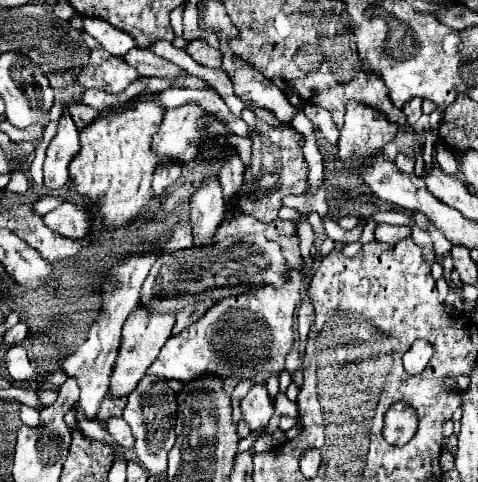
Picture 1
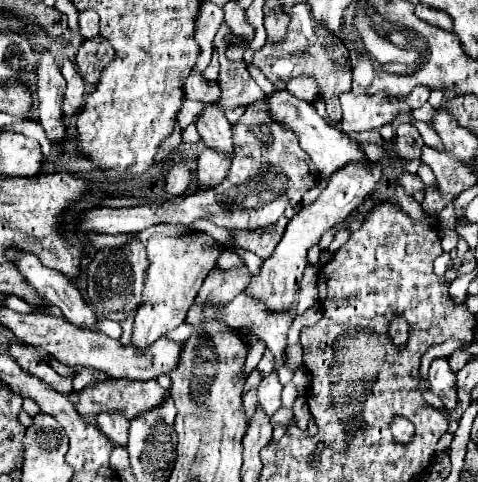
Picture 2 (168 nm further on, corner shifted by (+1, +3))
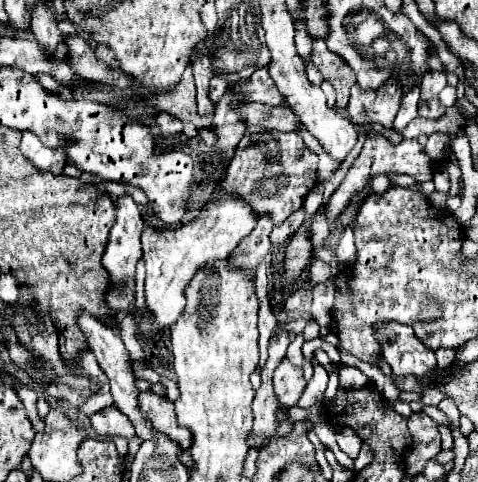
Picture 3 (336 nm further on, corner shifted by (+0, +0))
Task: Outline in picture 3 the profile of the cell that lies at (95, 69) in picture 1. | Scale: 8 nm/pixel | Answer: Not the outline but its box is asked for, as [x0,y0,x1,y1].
[96,44,118,68]

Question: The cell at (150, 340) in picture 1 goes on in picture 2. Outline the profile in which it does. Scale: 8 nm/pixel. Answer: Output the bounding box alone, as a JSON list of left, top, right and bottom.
[131,235,221,349]

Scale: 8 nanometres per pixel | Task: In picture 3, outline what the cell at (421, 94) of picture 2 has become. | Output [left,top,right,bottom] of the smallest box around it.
[420,68,446,100]

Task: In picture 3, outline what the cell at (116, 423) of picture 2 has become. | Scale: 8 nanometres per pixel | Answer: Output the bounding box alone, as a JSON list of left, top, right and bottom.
[90,408,136,438]

